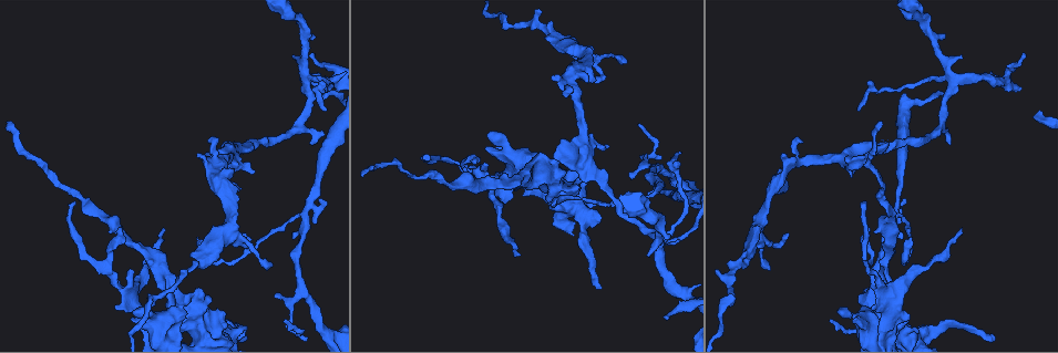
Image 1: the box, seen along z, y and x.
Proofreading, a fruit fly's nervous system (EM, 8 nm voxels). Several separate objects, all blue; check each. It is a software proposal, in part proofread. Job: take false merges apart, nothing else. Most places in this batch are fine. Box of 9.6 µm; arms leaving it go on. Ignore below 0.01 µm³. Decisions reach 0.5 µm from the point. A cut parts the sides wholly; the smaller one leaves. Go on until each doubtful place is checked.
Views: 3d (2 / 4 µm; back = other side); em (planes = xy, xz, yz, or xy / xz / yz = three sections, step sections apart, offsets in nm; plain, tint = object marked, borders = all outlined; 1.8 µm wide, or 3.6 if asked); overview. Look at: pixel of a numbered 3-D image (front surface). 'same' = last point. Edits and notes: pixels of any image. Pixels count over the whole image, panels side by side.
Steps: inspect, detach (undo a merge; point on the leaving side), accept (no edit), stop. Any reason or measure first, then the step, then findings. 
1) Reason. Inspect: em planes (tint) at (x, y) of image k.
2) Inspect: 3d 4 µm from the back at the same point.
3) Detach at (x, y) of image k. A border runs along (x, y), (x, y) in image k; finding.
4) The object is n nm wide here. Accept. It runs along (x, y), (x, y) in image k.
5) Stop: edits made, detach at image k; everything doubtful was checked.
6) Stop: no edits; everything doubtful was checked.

Sharp bend. Inspect: em planes (plain) at (306, 215) of image 1.

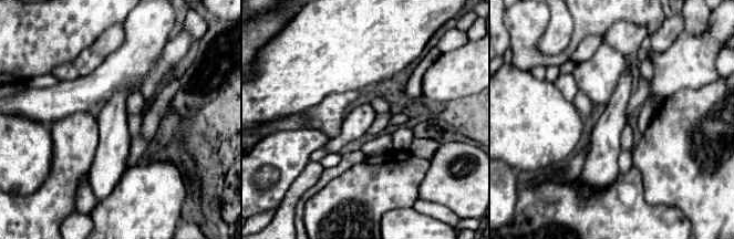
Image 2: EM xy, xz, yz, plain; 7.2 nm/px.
With the object marked. Inspect: em planes (tint) at the same point.

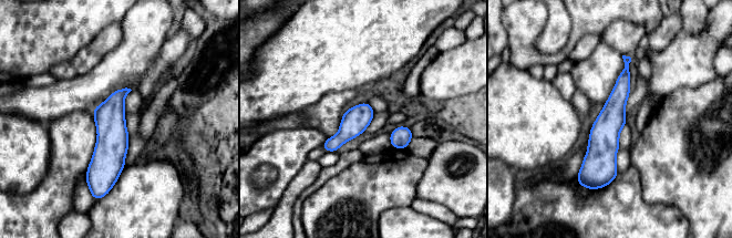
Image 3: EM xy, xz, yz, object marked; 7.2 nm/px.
The object is 190 nm wide here. Accept. It runs along (627, 59), (604, 135), (599, 183) in image 3; continuous, no second neuron.

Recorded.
Thin neck. Inspect: em xy step 4 (tint) at (861, 319) of image 1.

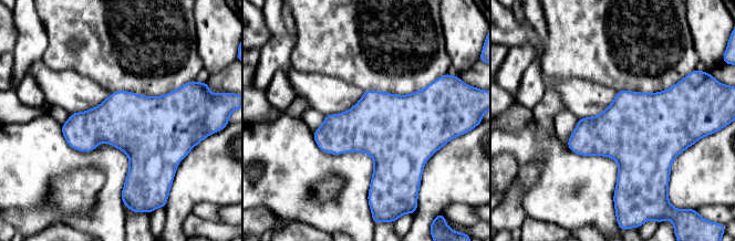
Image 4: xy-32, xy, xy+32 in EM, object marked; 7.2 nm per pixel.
Inspect: em planes (borders) at the same point.

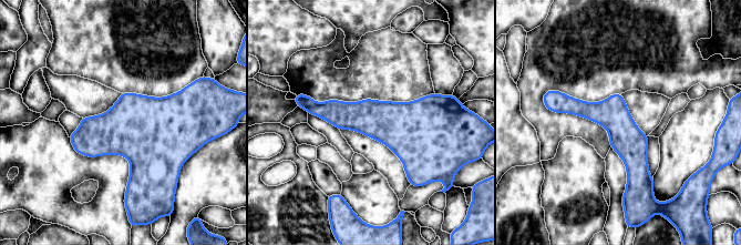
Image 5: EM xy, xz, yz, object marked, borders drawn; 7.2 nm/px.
Accept. It runs along (559, 95), (628, 141), (631, 187) in image 5; continuous, no second neuron.

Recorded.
Side arm on a straight run. Inspect: 3d 2 µm at (527, 176) of image 1.

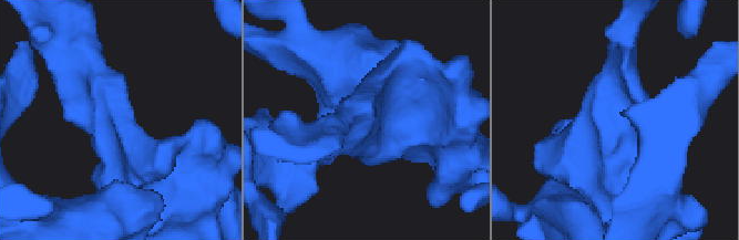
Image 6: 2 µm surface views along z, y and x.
Inspect: em 3.6 µm planes (borders) at (114, 139) of image 6.

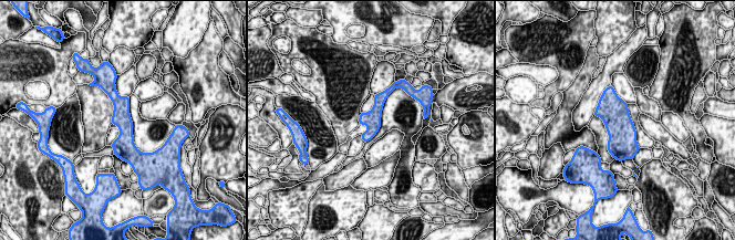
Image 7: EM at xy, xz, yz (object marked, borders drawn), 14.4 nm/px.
Accept. It runs along (113, 94), (121, 104), (124, 156) in image 7; continuous, no second neuron.

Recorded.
Looks like a crossing. Inspect: 3d 2 µm at (897, 325) of image 1.

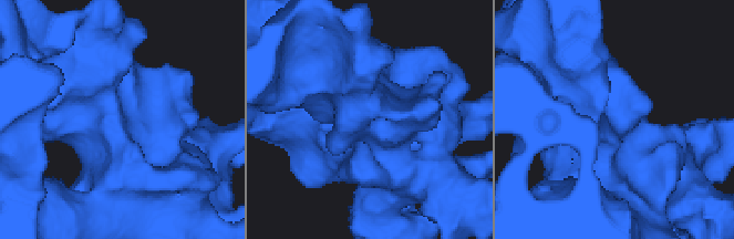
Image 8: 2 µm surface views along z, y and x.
Inspect: em xz step 16 (tint) at (380, 119) of image 8.

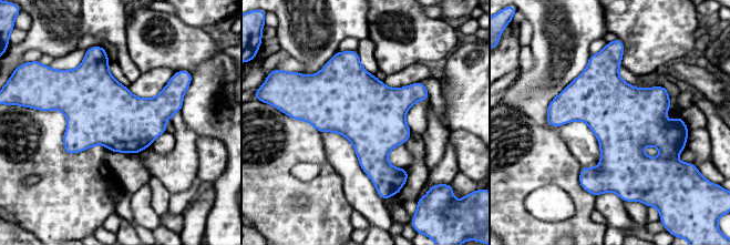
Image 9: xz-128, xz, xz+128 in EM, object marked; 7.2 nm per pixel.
Another direction. Inspect: em planes (tint) at the same point.

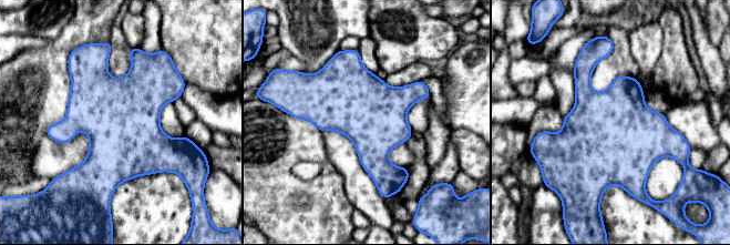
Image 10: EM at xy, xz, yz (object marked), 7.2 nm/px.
Accept. Continuous, no second neuron.

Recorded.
Closes a loop. Inspect: em planes (tint) at (745, 253) of image 1.

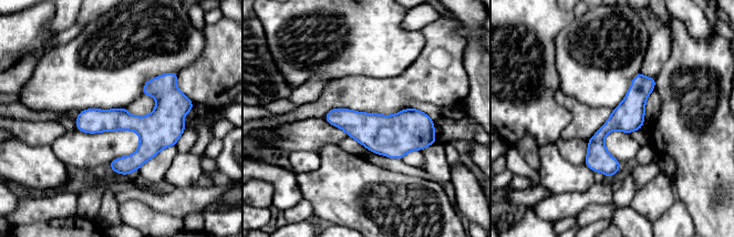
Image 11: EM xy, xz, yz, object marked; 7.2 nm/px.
The object is 160 nm wide here. Accept. It runs along (184, 106), (162, 122), (79, 126) in image 11; continuous, no second neuron.

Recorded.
Inspect: em planes (tint) at (230, 234) of image 1.

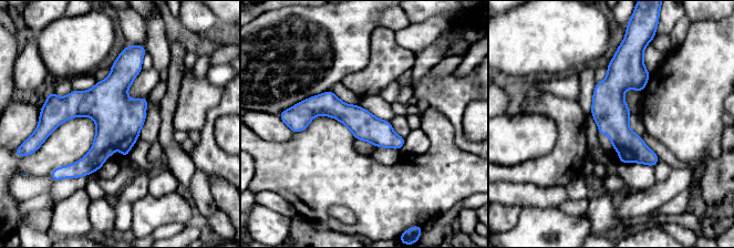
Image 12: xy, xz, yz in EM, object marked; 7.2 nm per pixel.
Accept. It runs along (122, 58), (113, 133), (74, 175) in image 12; all the same neuron.

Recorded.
Sudden change in width. Inspect: em planes (plain) at (313, 96) of image 1.

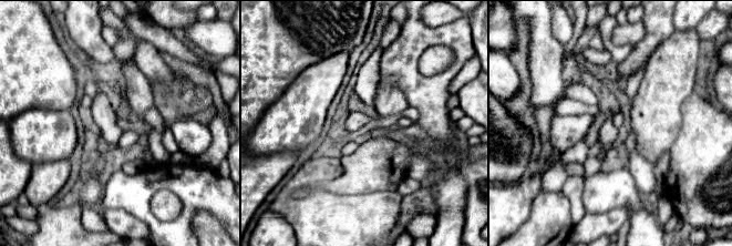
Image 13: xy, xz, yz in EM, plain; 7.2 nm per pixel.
What lies round it. Inspect: em planes (borders) at the same point.

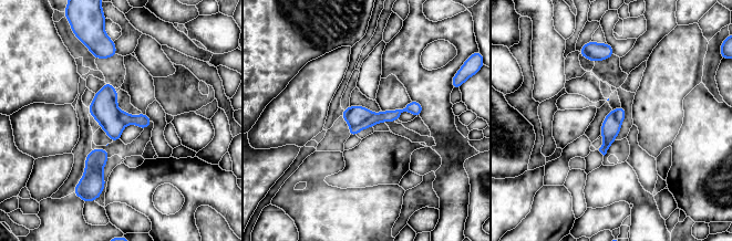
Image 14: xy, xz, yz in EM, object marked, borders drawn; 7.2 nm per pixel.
The object is 140 nm wide here. Detach at (392, 115) of image 14. A second neuron is stuck on.

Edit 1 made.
Four-way junction. Inspect: 3d 4 µm from the back at (950, 76) of image 1.

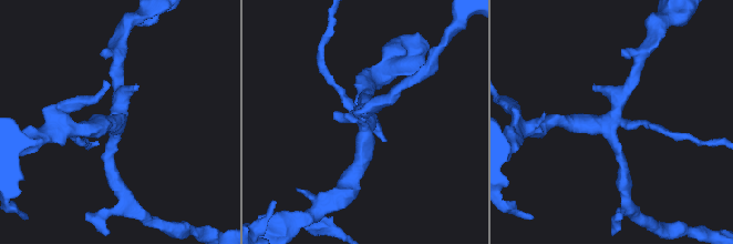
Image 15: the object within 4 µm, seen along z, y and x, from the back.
4 arms meet here; shape alone is not enough. Inspect: em planes (borders) at (611, 122) of image 15.

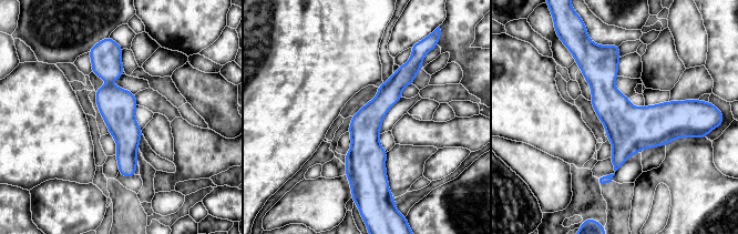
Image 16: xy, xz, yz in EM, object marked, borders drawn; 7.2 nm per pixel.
Accept. One neuron here.

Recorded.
Stop: edits made, detach at image 14; everything doubtful was checked.

